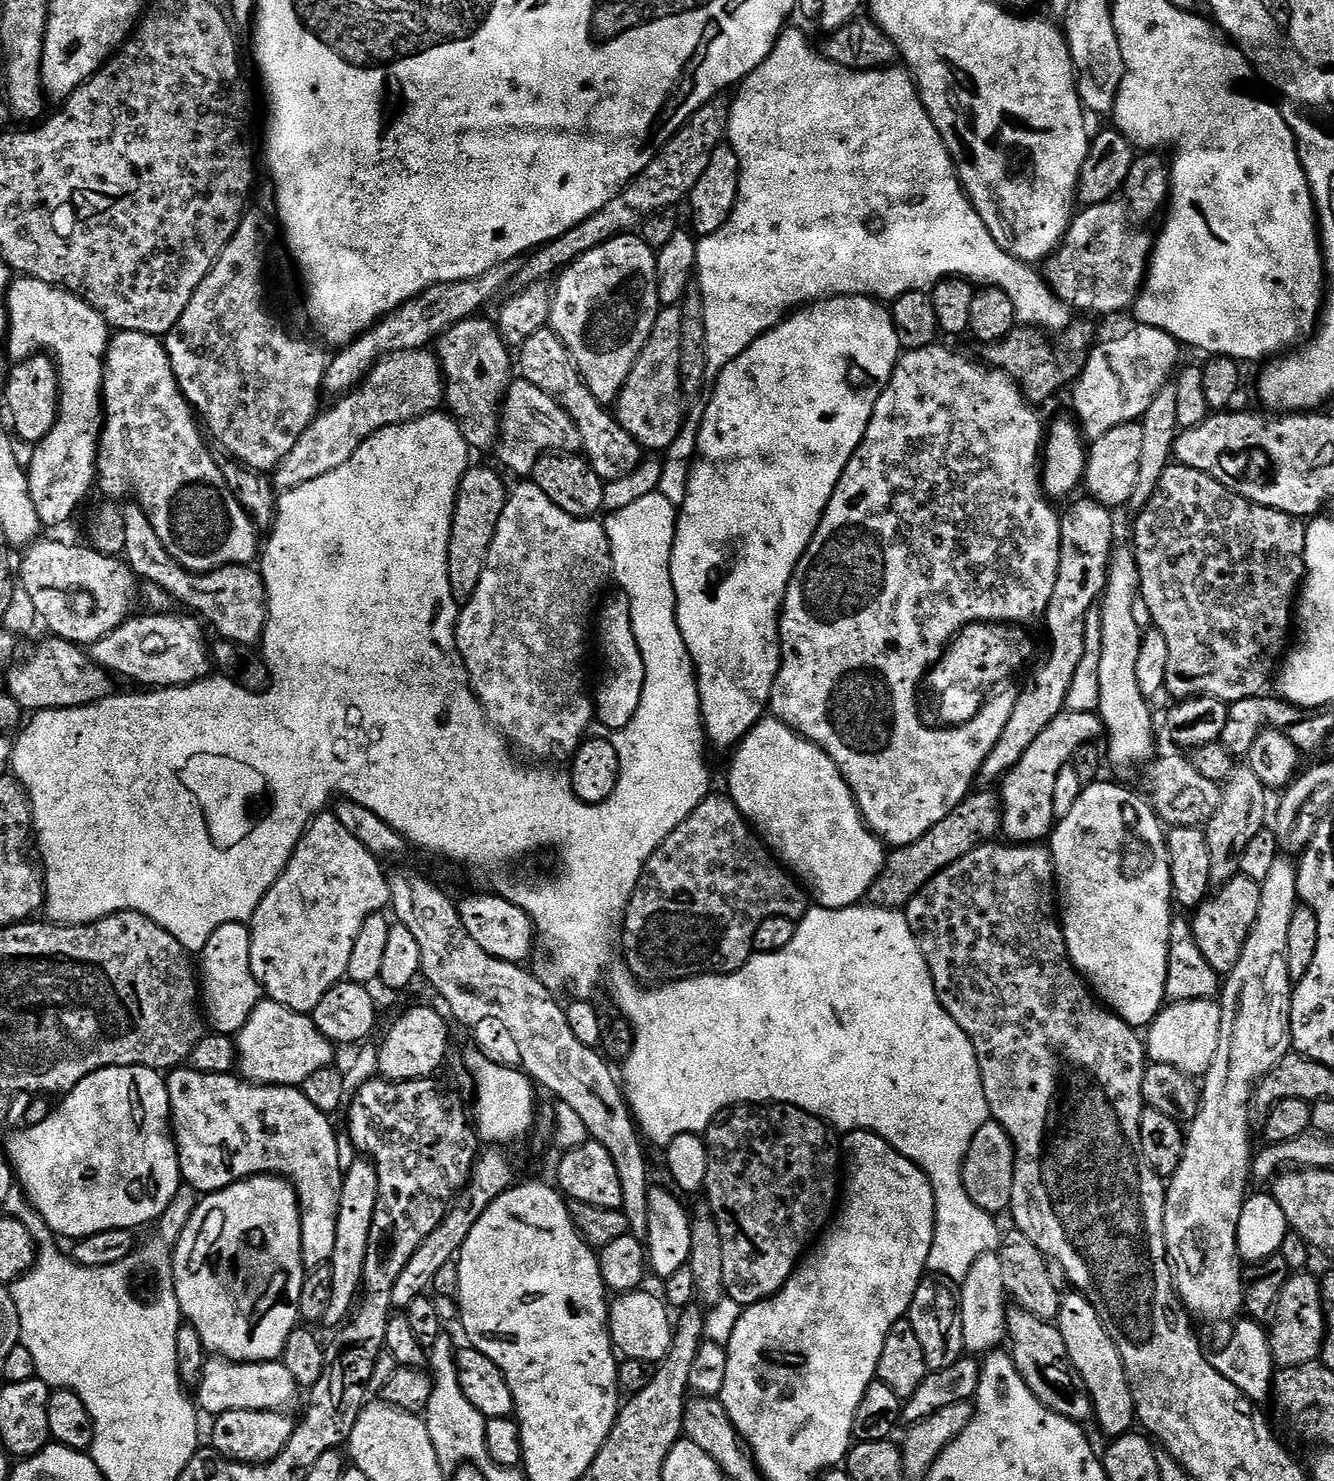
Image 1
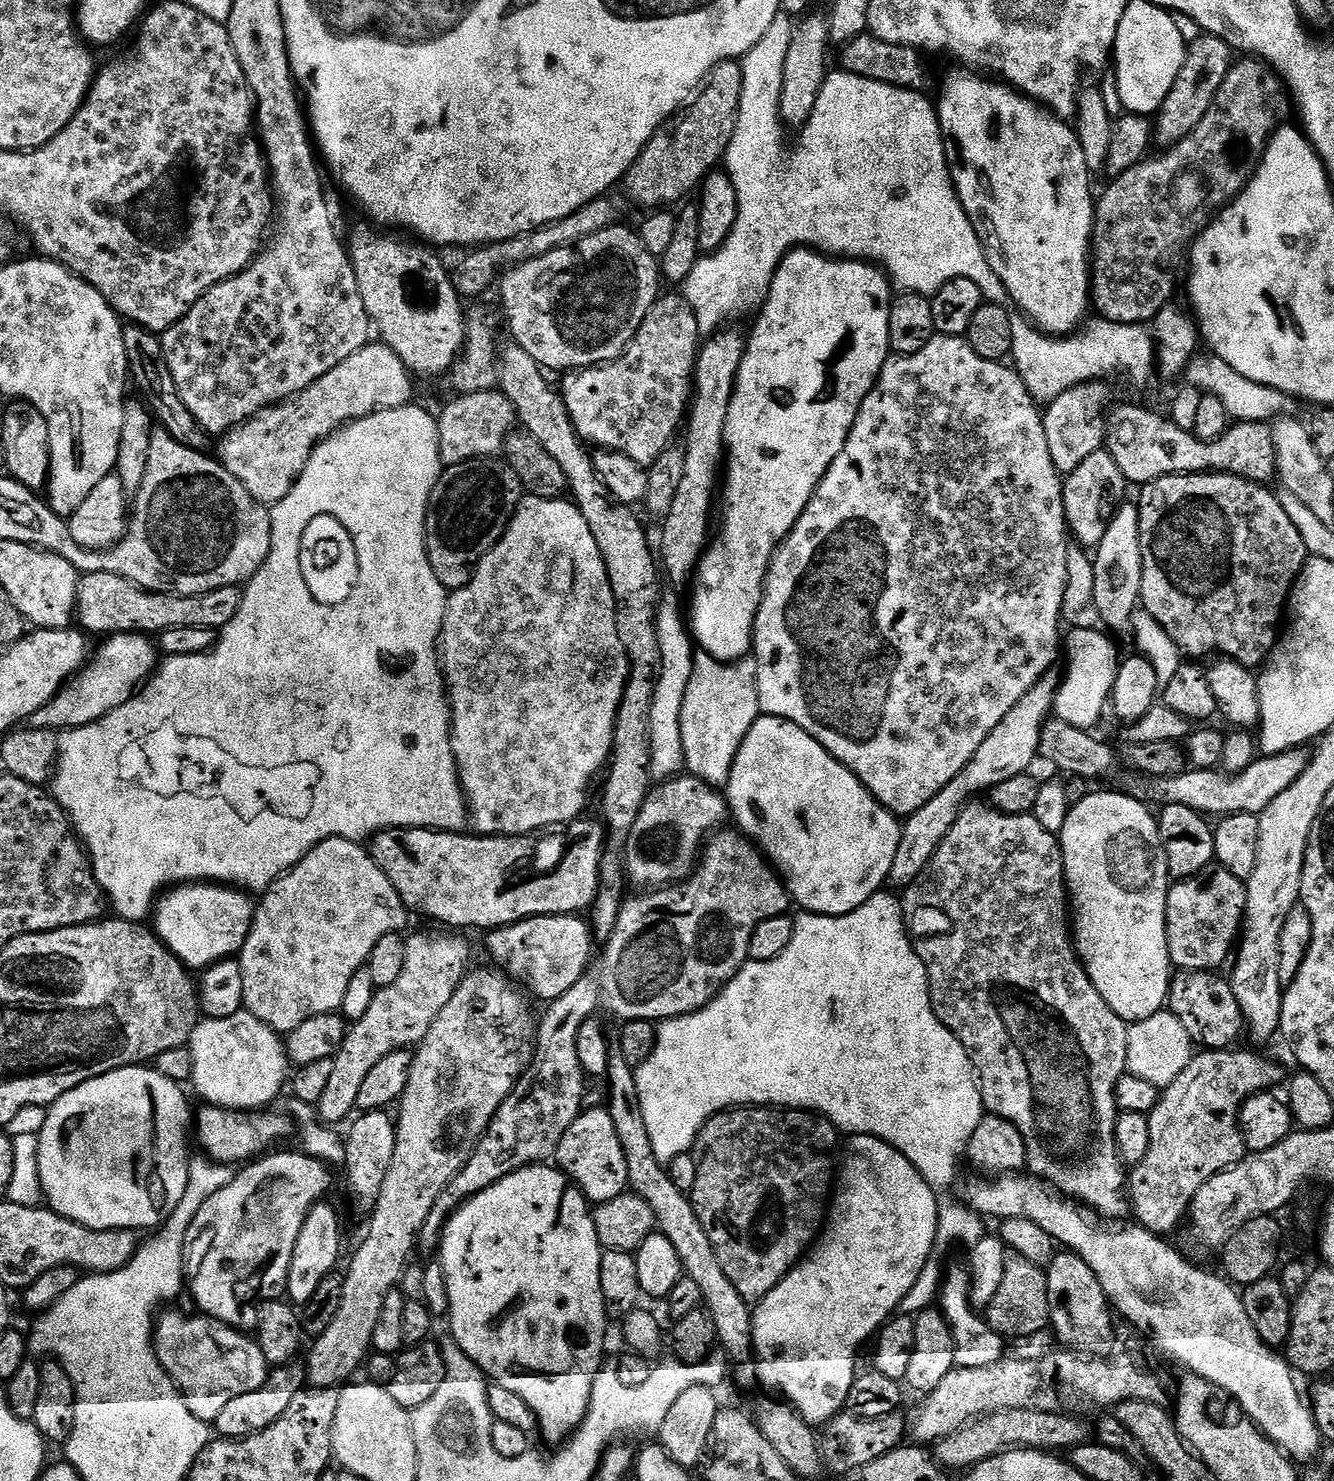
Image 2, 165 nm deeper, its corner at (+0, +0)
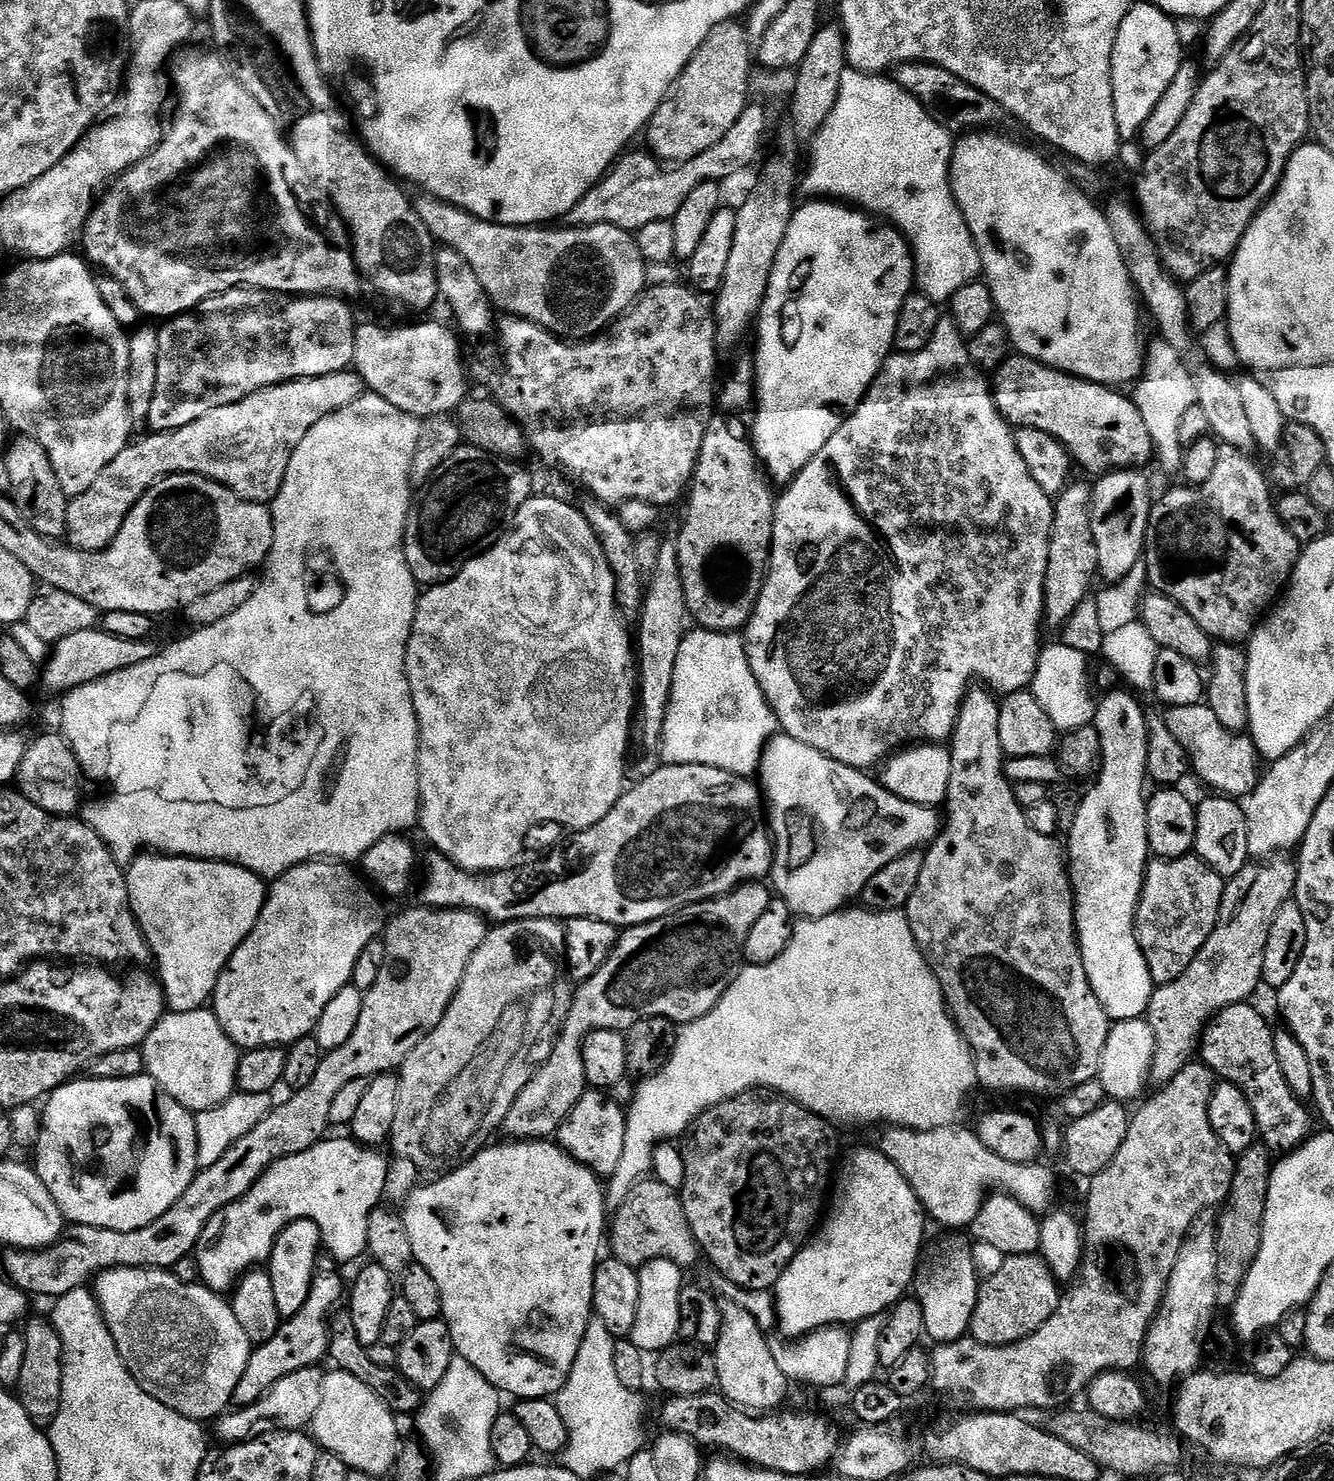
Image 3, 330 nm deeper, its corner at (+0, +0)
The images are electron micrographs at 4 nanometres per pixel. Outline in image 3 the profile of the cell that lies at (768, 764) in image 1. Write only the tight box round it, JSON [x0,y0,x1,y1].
[759,734,942,920]

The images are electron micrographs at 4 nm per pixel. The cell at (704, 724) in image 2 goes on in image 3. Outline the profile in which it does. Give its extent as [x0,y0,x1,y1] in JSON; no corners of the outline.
[658,626,779,777]

